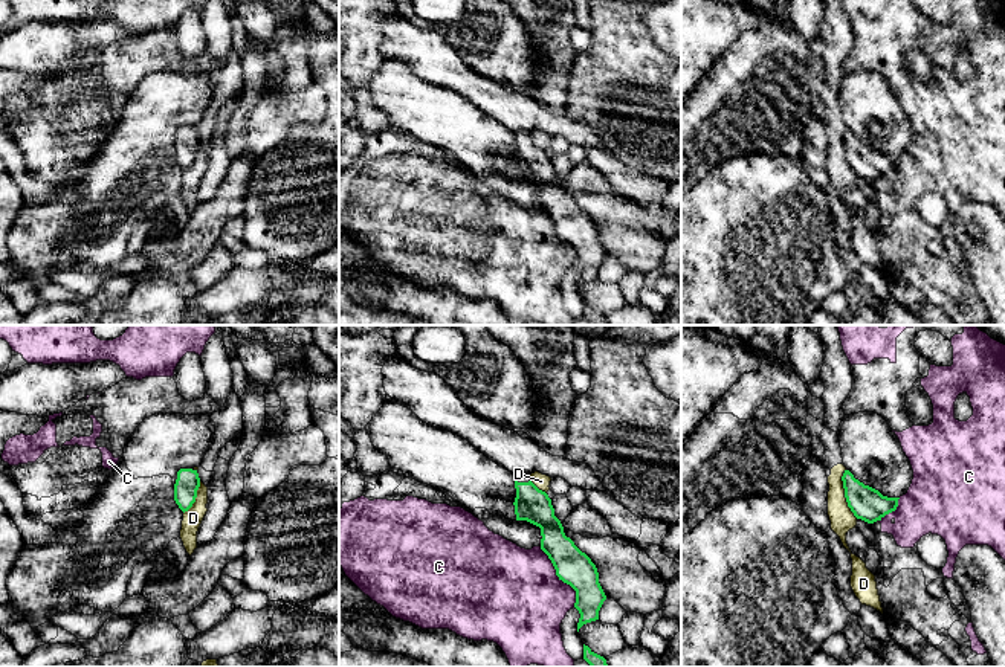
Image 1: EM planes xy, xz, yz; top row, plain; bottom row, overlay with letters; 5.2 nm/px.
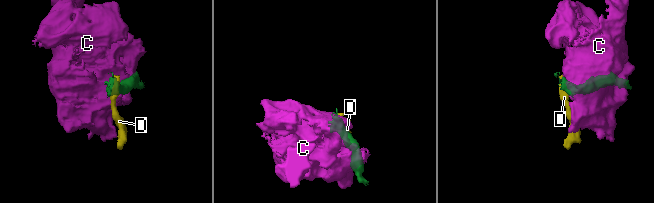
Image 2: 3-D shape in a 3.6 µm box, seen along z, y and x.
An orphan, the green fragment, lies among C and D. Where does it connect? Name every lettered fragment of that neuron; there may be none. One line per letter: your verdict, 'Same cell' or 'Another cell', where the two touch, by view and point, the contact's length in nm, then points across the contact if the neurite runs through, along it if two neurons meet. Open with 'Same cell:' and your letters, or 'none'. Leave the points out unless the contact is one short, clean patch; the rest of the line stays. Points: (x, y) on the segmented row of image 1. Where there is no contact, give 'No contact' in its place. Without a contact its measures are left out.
Same cell: none
C: Another cell. Touches green at xz (559, 577). Shared border 380 nm
D: Another cell. Touches green at yz (845, 496). Shared border 260 nm. Boundary: yz (842, 473), (846, 505), (857, 518)

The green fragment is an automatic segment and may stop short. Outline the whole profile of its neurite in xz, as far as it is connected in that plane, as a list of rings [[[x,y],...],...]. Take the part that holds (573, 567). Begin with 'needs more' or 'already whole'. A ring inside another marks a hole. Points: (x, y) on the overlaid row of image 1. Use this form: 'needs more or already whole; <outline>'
needs more; [[[527,473],[515,475],[516,520],[527,520],[541,528],[541,549],[551,560],[556,575],[576,591],[574,607],[579,611],[579,629],[599,620],[606,595],[599,583],[599,572],[591,559],[565,536],[561,520],[554,516],[551,499],[539,490]]]

